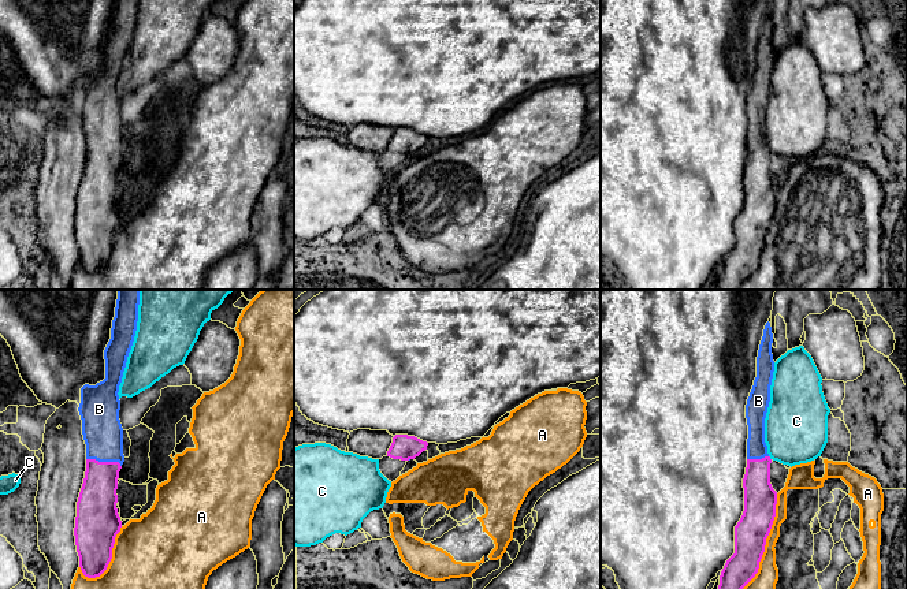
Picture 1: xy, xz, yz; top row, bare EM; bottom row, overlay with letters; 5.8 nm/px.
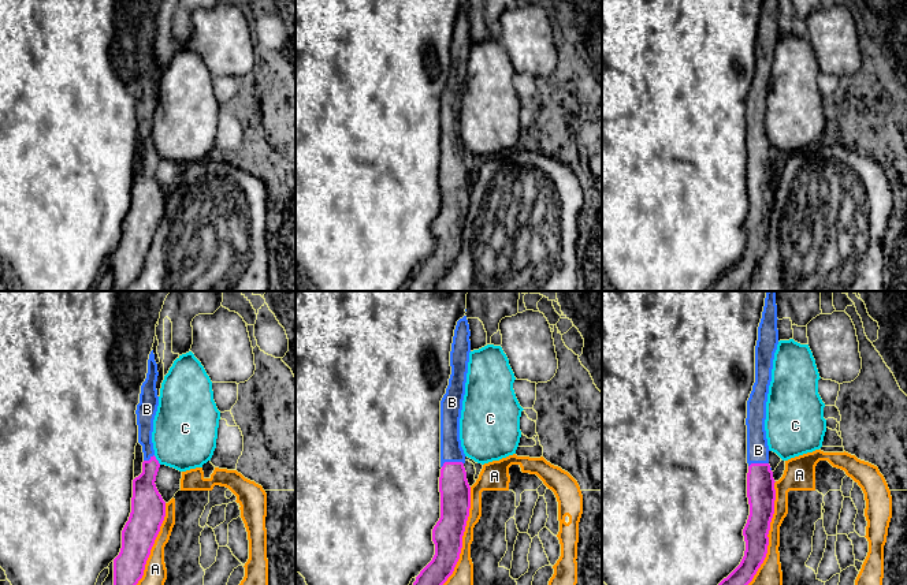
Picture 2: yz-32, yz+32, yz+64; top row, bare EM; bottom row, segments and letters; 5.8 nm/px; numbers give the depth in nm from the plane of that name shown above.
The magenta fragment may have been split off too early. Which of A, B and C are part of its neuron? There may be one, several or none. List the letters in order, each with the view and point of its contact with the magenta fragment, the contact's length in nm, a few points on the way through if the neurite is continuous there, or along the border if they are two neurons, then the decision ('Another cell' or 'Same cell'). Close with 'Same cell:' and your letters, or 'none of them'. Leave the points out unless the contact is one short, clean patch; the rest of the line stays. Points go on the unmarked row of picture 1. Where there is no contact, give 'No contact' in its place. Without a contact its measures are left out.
A: Touches magenta at yz (765, 238). Shared border 650 nm. Another cell
B: Touches magenta at xy (104, 156). Shared border 220 nm. Path across: xy (97, 193), (104, 156), (103, 127). Same cell
C: Touches magenta at yz (769, 152). Shared border 30 nm. Boundary: yz (769, 149), (770, 153). Another cell
Same cell: B

